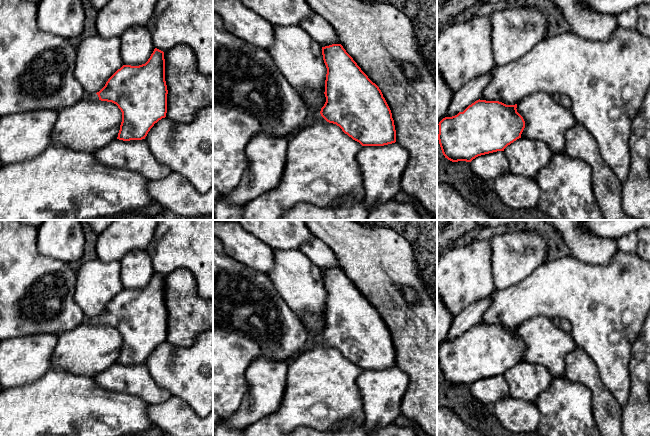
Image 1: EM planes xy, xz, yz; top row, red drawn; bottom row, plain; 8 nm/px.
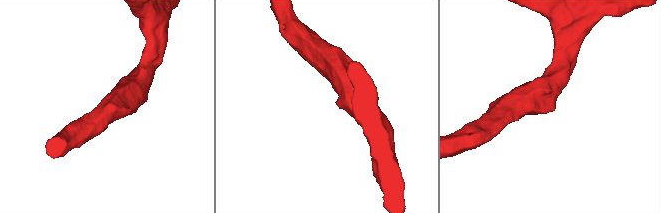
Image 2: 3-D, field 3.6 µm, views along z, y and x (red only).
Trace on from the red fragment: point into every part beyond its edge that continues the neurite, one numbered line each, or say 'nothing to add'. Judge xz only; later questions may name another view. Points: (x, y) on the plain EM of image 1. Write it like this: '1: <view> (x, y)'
1: xz (311, 342)

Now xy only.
1: xy (94, 320)

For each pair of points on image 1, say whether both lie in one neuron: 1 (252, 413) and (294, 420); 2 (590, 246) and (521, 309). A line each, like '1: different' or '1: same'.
1: different
2: different

